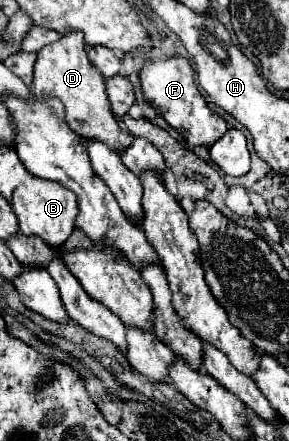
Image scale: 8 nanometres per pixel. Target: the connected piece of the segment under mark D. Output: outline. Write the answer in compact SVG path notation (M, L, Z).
M69 32L55 44L49 44L37 52L31 92L37 98L59 98L65 106L67 124L85 140L99 140L117 154L123 152L123 148L127 148L127 144L133 140L133 136L119 126L107 100L105 78L91 66L83 36L79 36L79 32Z

